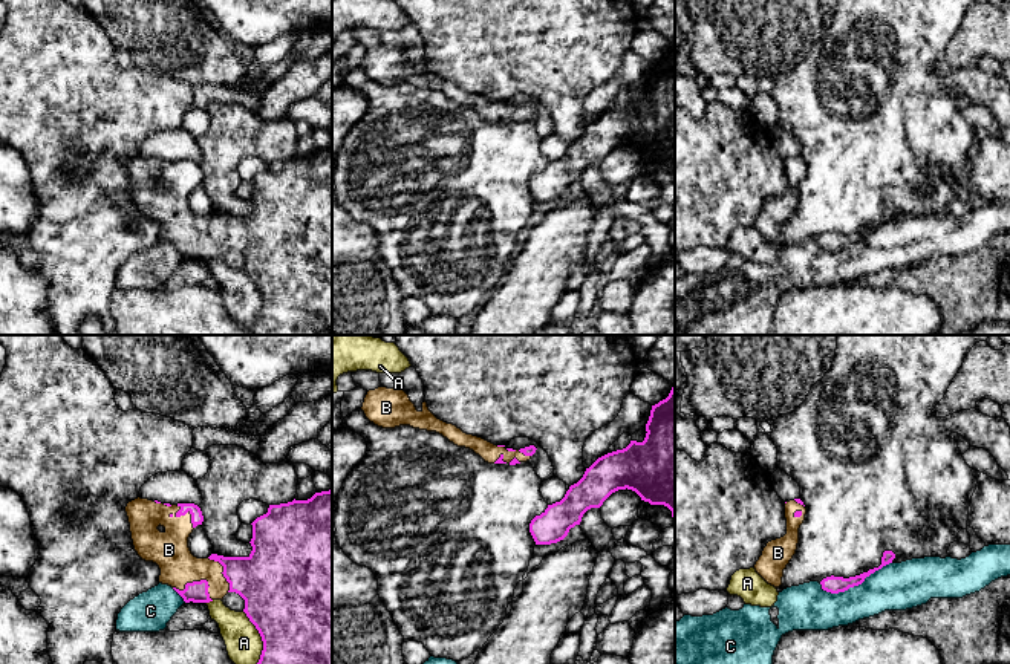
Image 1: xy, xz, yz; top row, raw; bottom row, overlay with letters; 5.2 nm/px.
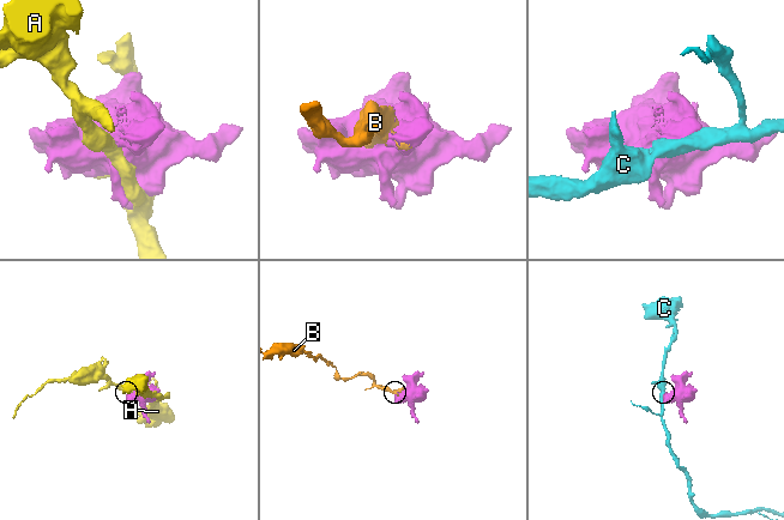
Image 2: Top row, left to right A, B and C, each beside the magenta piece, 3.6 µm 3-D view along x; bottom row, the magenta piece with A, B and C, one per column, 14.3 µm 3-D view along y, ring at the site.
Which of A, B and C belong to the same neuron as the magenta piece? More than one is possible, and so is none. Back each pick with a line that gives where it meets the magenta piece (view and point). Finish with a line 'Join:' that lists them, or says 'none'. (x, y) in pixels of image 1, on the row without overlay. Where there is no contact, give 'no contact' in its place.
B: xy (199, 239)
Join: B

